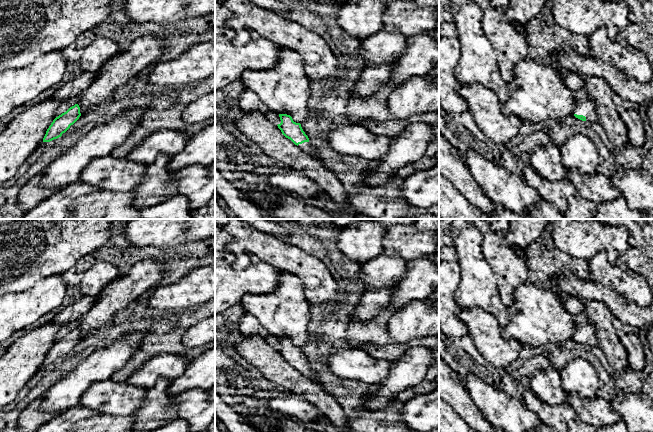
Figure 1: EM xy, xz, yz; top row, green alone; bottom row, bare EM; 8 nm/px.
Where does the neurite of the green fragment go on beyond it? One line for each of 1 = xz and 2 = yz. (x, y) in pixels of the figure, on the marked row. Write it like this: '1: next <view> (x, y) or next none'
1: next xz (306, 146)
2: next yz (585, 107)

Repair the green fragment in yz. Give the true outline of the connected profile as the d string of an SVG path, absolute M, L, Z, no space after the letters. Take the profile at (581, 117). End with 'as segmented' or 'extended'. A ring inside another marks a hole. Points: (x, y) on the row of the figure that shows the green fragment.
M589 98L577 100L573 114L576 118L582 121L596 122L598 119L594 102Z | extended

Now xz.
M279 114L279 117L281 123L277 126L281 130L282 134L303 151L314 158L318 158L319 151L310 144L309 138L303 131L301 124L294 122L292 117L287 114Z | extended

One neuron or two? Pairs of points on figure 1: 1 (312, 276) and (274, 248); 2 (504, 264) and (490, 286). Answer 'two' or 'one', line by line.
1: one
2: two

